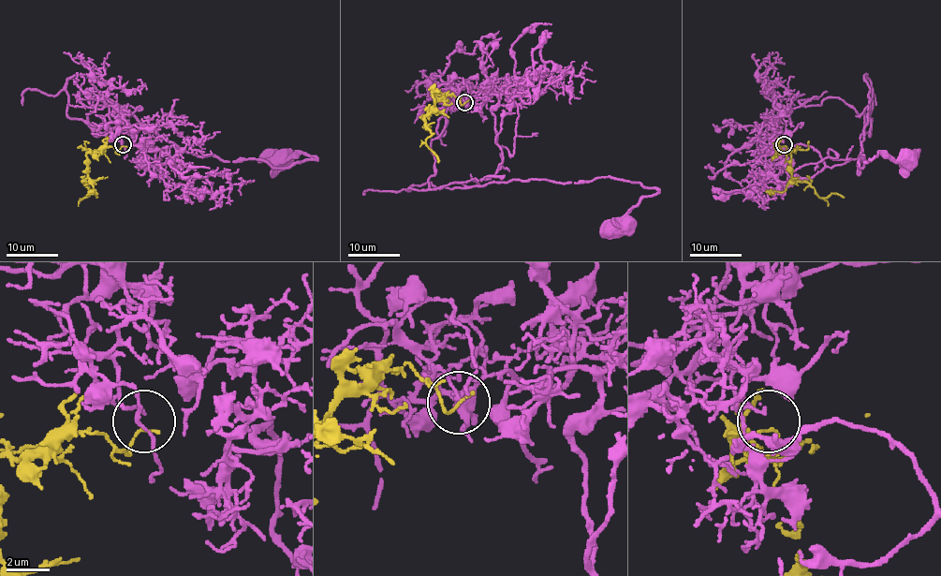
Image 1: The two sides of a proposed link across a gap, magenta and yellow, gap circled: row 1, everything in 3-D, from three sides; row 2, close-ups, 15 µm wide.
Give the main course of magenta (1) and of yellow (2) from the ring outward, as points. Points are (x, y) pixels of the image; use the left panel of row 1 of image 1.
1: (123, 142), (89, 97), (100, 132), (124, 107), (204, 156), (315, 158), (284, 156)
2: (123, 145), (118, 152), (101, 146), (87, 153), (83, 182), (90, 193), (83, 197), (89, 193), (96, 197)

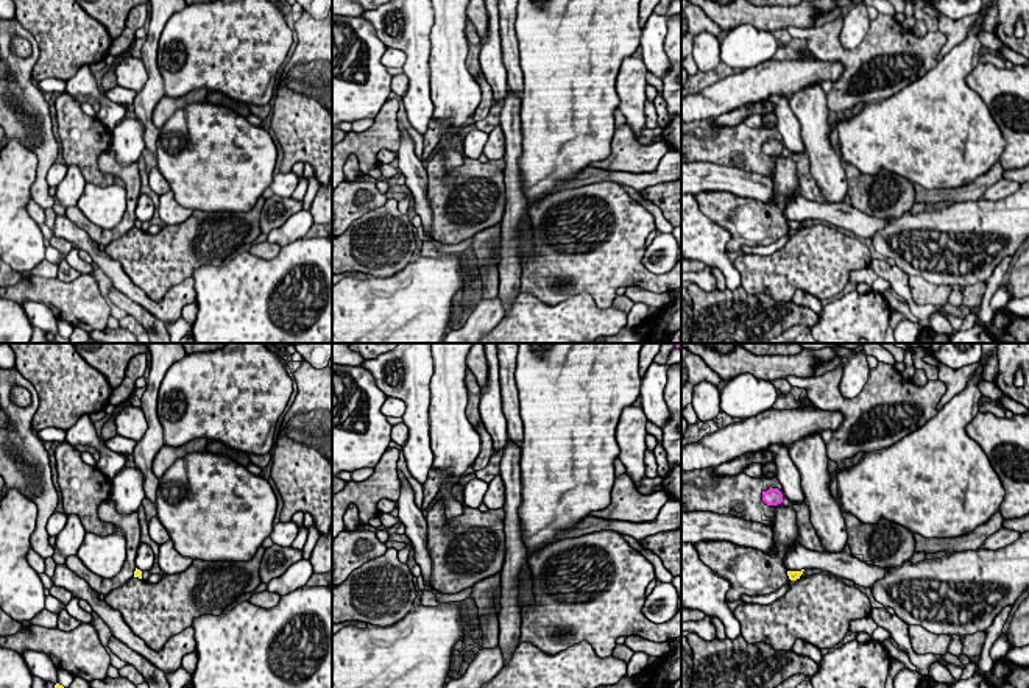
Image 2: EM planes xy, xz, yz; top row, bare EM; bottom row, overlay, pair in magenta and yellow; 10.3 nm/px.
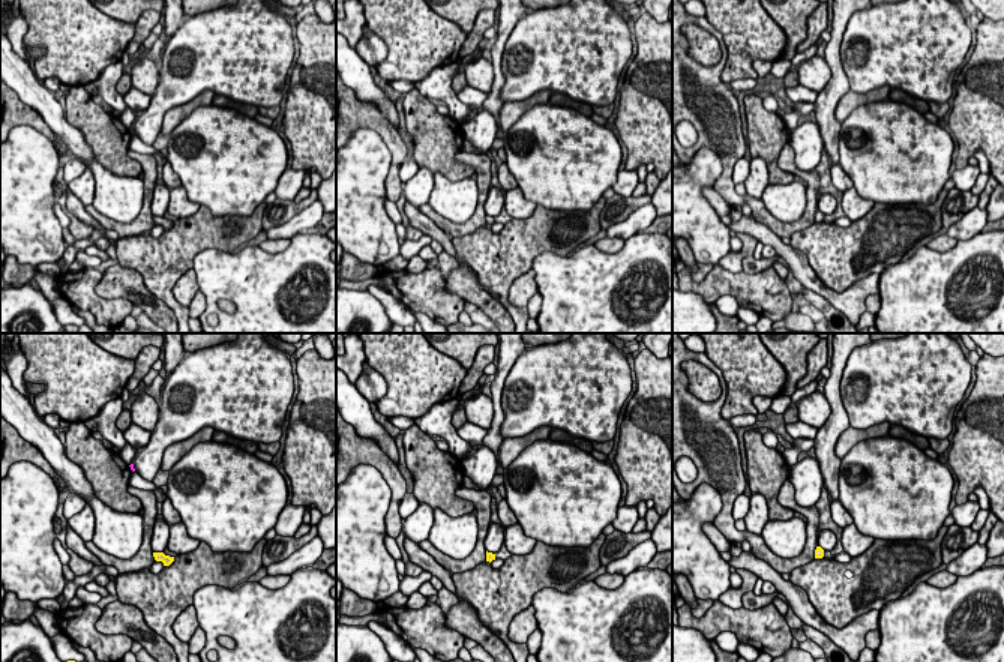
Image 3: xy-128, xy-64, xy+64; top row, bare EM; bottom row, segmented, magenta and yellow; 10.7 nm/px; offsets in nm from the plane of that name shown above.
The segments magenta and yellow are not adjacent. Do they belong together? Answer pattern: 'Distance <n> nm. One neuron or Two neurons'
Distance 700 nm. One neuron

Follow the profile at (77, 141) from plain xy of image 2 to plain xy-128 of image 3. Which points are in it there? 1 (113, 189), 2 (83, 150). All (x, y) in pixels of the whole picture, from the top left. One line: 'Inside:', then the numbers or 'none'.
Inside: none

